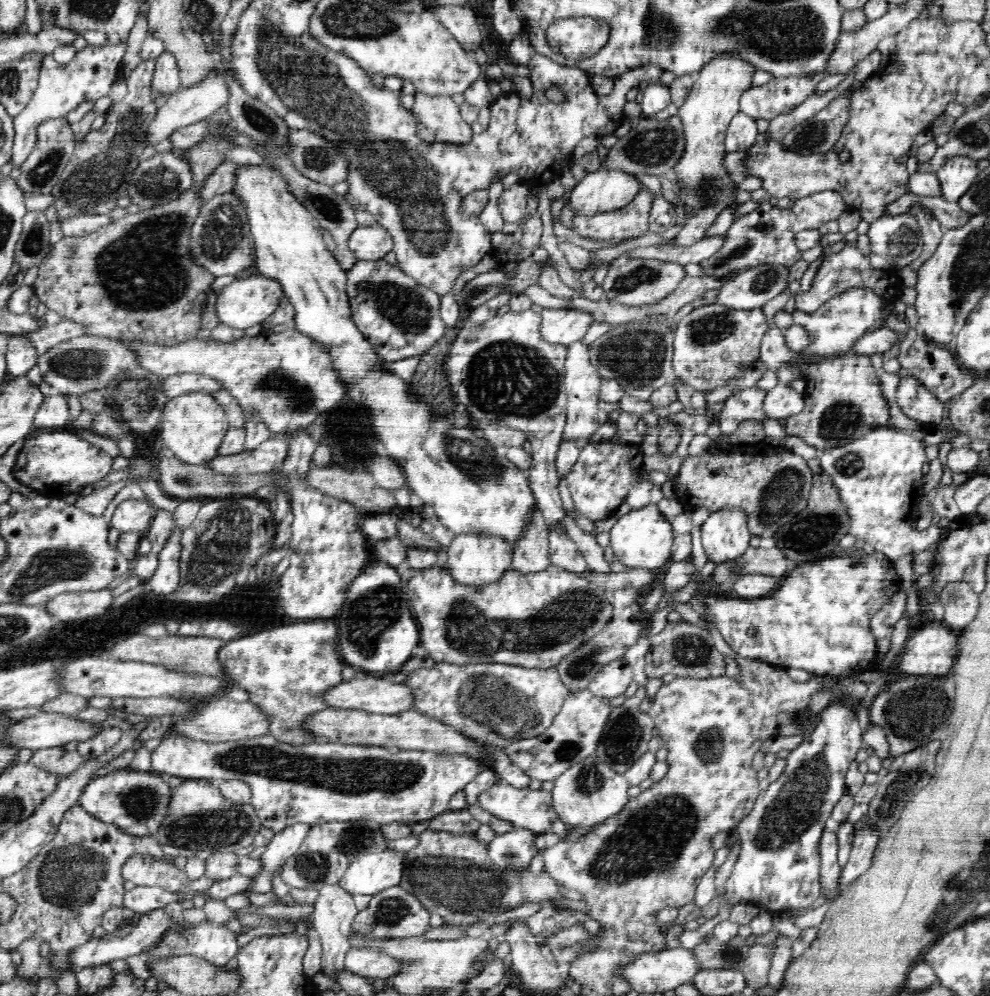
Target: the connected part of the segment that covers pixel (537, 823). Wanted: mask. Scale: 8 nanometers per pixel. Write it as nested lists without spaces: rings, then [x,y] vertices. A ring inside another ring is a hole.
[[[499,781],[478,795],[477,804],[495,817],[512,822],[516,829],[528,829],[536,835],[553,832],[557,834],[559,840],[574,837],[567,835],[568,830],[574,826],[569,826],[557,817],[553,809],[551,793],[543,789],[531,790],[529,786],[518,788]]]

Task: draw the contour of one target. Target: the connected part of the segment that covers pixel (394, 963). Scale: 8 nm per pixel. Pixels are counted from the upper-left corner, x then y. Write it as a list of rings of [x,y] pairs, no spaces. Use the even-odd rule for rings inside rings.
[[[354,947],[345,956],[345,969],[365,979],[372,977],[386,980],[395,975],[400,967],[399,960],[388,956],[381,950]]]

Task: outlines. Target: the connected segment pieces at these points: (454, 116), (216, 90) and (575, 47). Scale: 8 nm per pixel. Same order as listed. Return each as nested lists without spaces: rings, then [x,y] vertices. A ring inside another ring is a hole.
[[[416,92],[411,110],[418,121],[434,131],[436,142],[470,144],[473,132],[462,119],[460,107],[451,97]]]
[[[214,67],[204,81],[189,87],[181,87],[176,94],[170,95],[160,104],[154,121],[148,126],[147,146],[156,146],[158,142],[169,139],[176,130],[204,121],[207,117],[210,117],[210,114],[214,114],[218,108],[227,106],[227,100],[228,83],[224,81],[222,75],[218,75],[218,71]]]
[[[564,17],[558,19],[545,30],[549,47],[557,54],[565,56],[566,60],[582,61],[592,58],[608,42],[610,25],[602,18],[592,17]]]

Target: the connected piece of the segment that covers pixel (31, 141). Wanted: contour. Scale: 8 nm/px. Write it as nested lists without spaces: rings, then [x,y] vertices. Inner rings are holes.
[[[122,40],[118,44],[110,44],[110,46],[88,45],[77,51],[73,59],[65,66],[56,62],[52,54],[41,56],[35,93],[29,103],[13,118],[15,138],[10,162],[14,168],[21,168],[21,165],[30,157],[35,148],[38,126],[44,120],[60,118],[60,116],[66,117],[78,104],[86,101],[94,102],[102,96],[107,96],[112,85],[118,80],[122,80],[122,76],[124,76],[122,57],[126,52],[126,46],[126,40]]]

